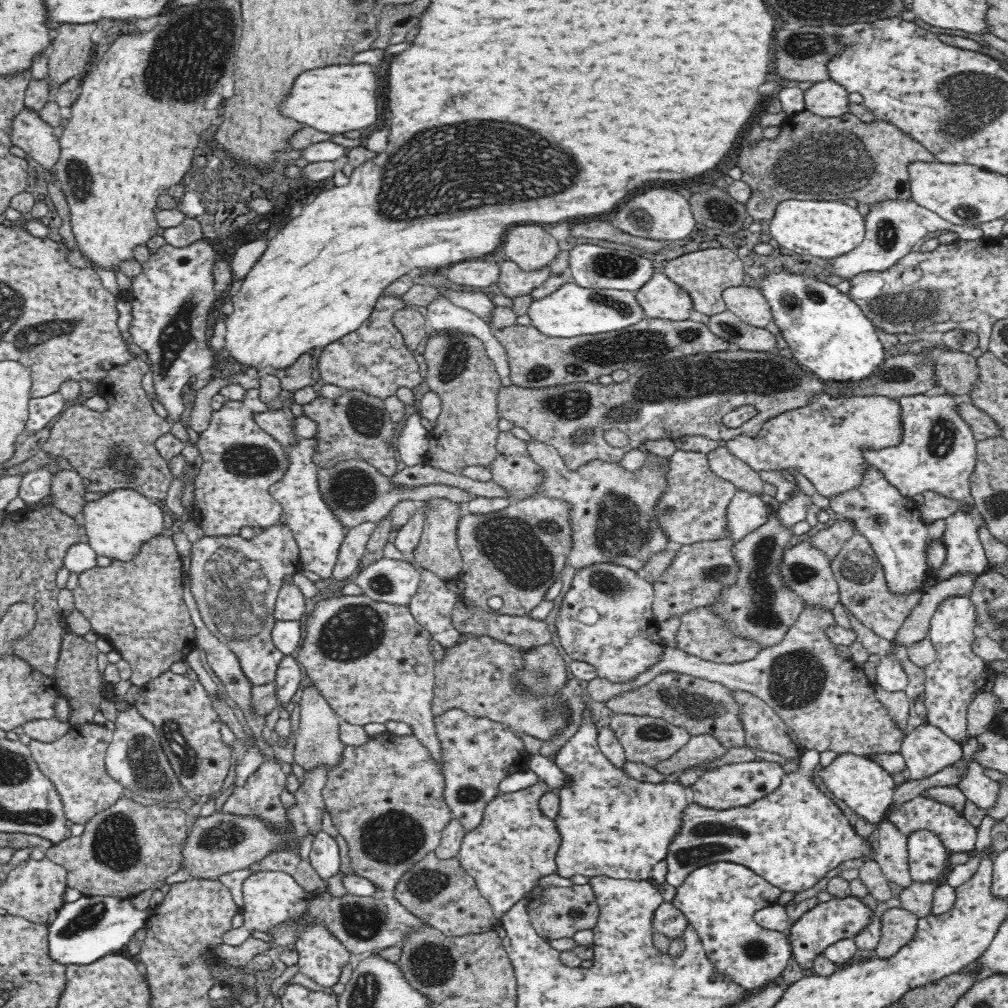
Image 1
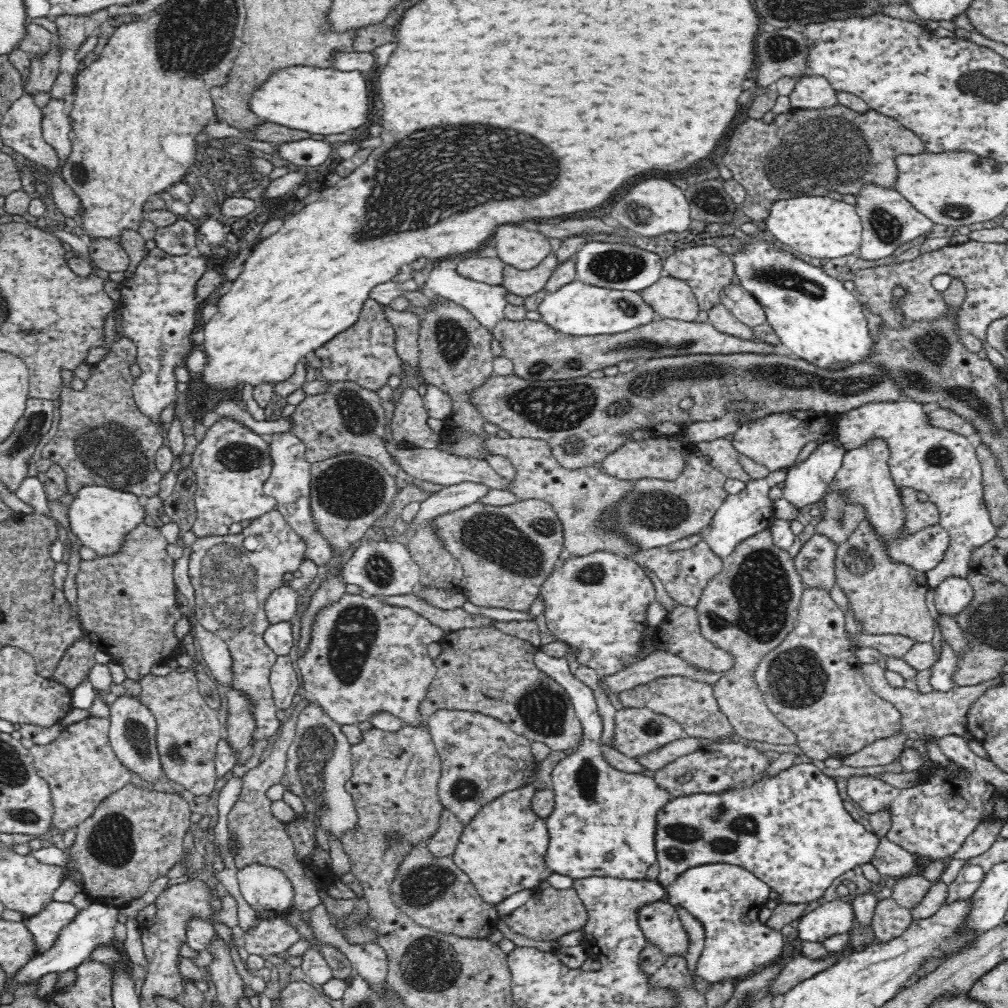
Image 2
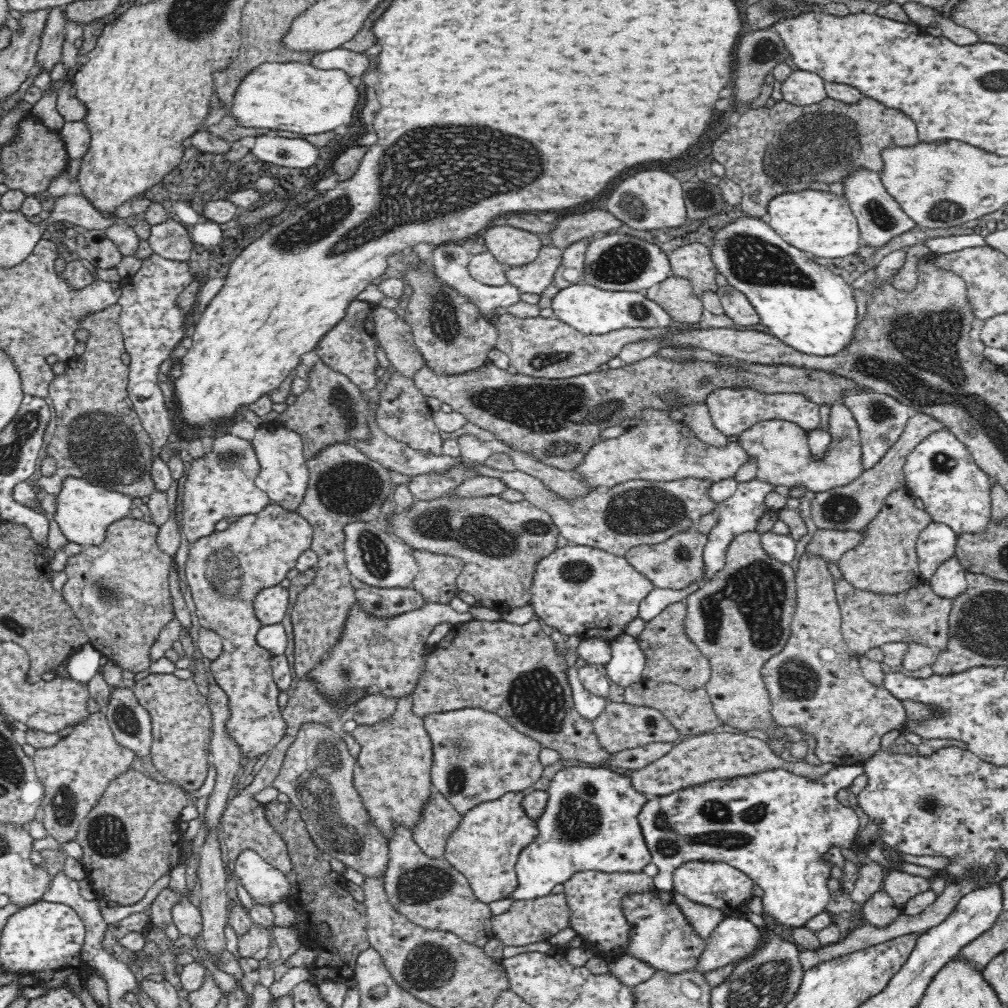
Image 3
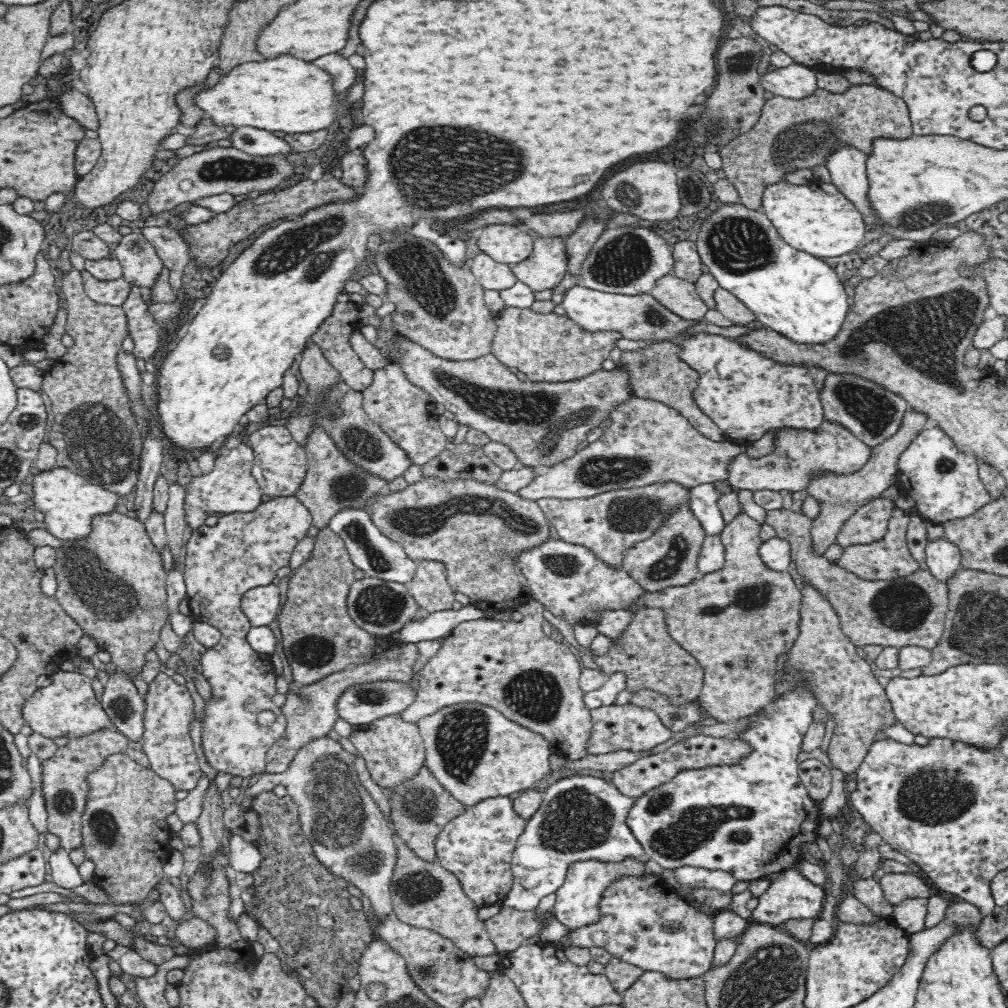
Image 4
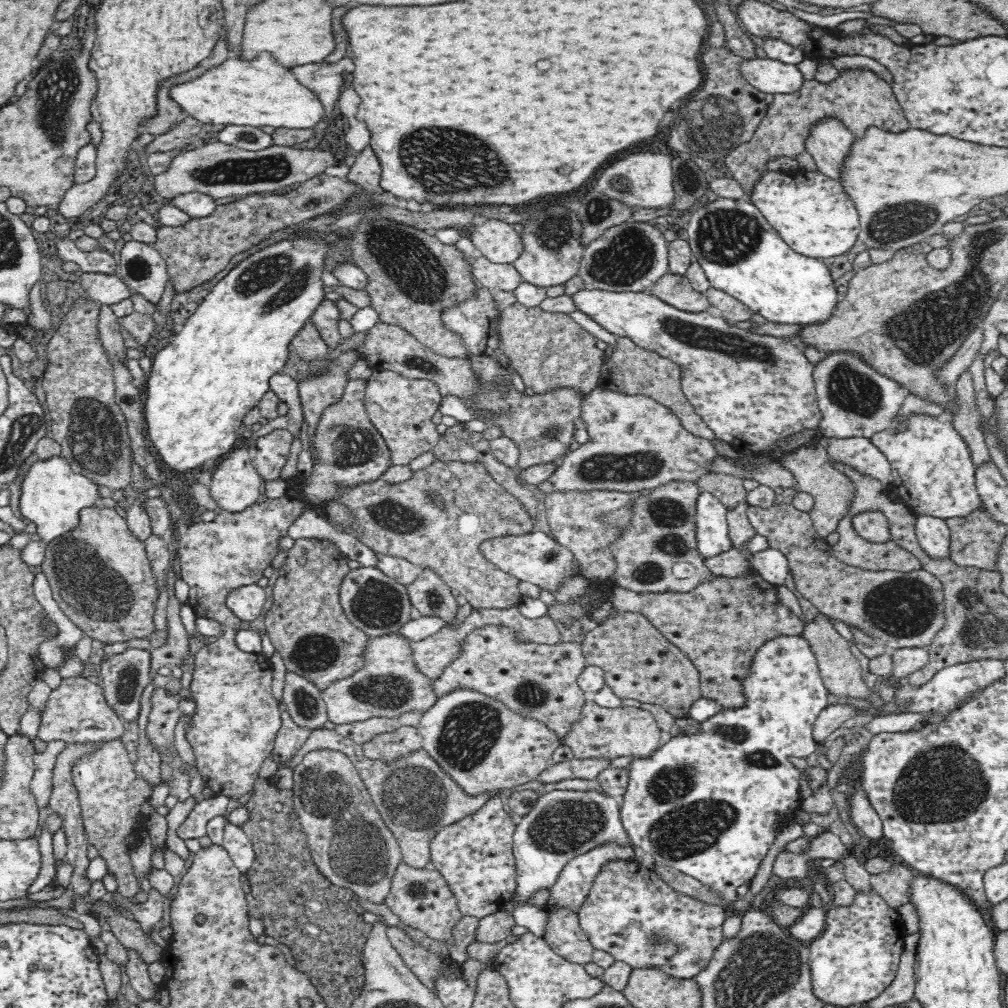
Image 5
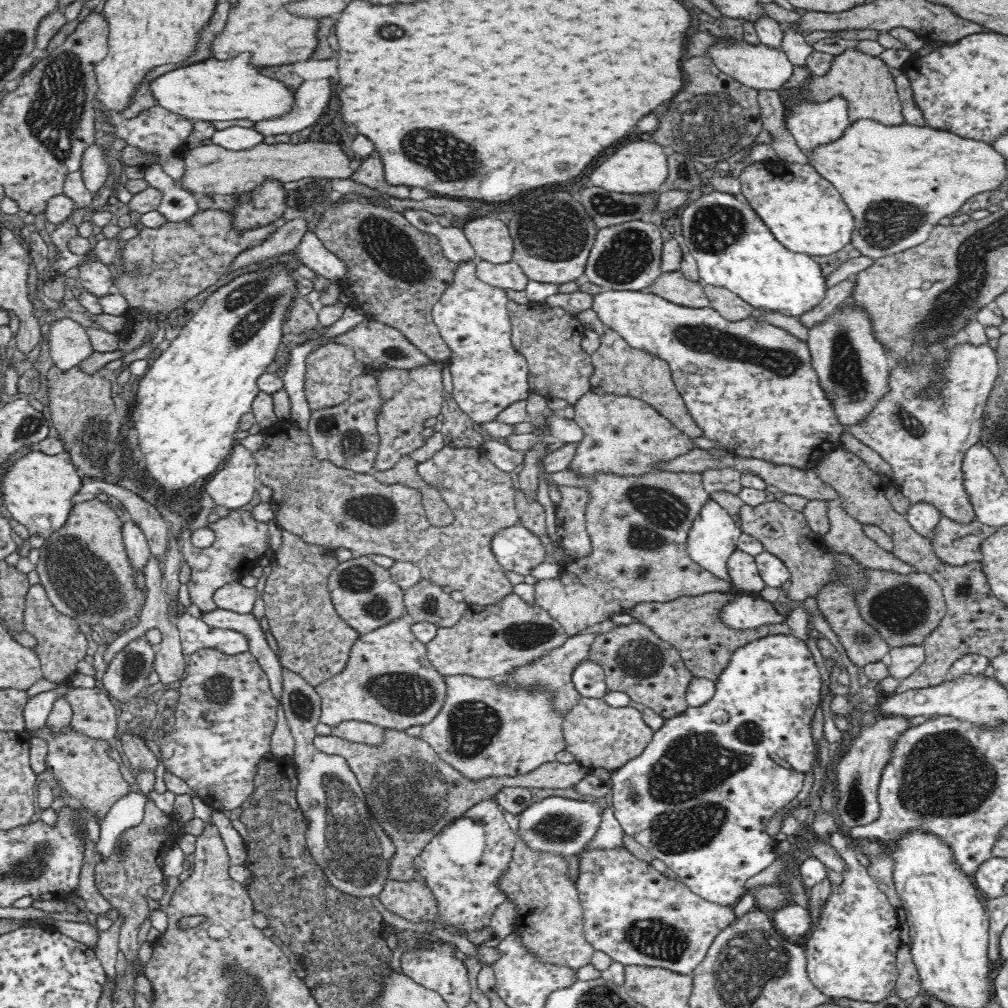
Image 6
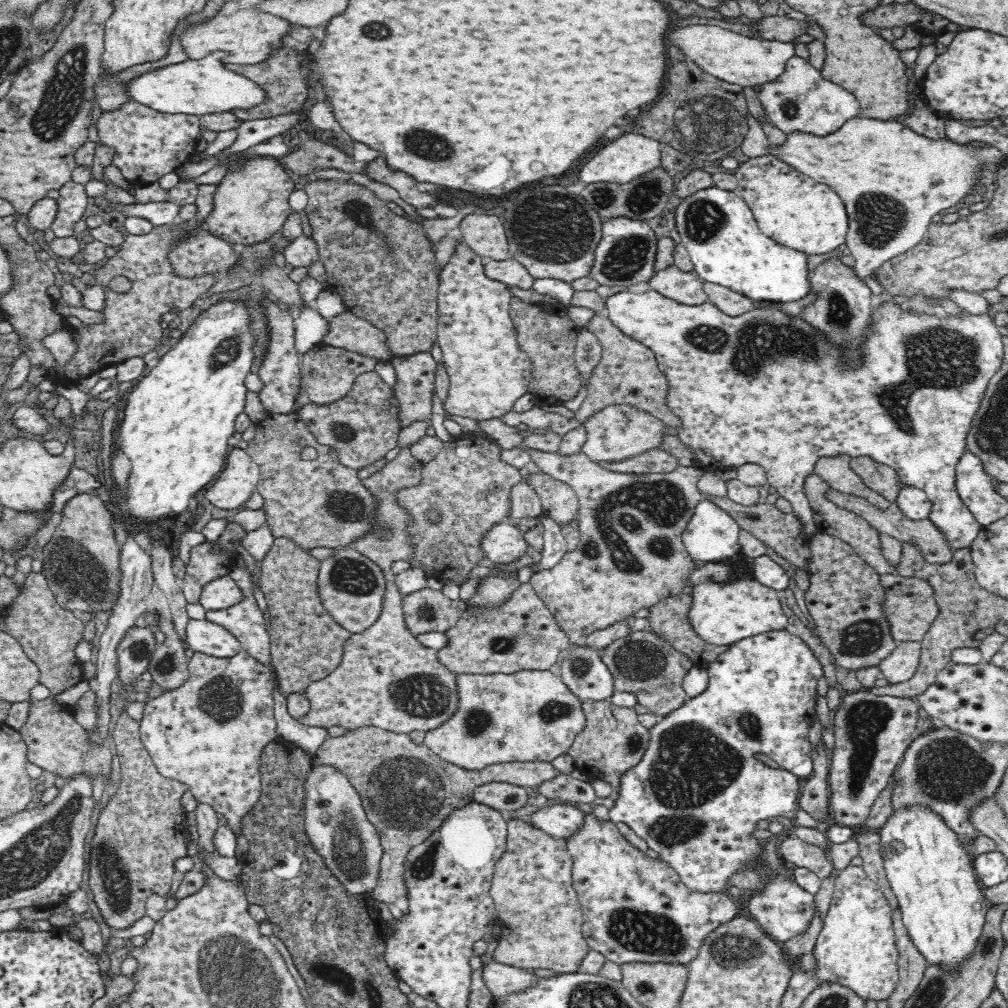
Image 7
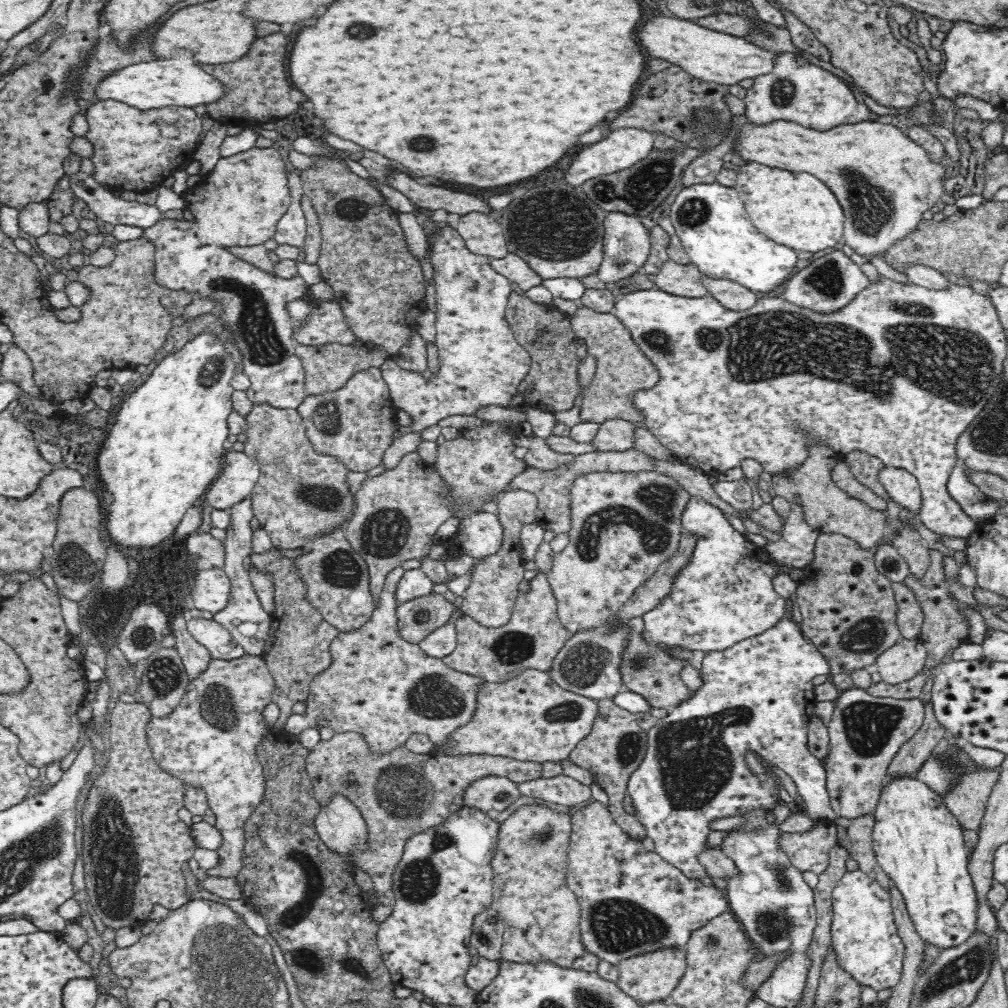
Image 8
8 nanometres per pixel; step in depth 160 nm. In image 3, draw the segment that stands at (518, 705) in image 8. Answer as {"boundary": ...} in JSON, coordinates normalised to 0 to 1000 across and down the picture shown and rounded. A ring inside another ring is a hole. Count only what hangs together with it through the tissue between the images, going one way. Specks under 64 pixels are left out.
{"boundary":[[[456,702],[429,707],[420,712],[420,719],[429,735],[429,778],[457,809],[463,808],[473,798],[492,794],[505,786],[522,784],[538,770],[541,760],[535,753],[537,738],[506,720],[503,714],[490,706],[478,702]]]}

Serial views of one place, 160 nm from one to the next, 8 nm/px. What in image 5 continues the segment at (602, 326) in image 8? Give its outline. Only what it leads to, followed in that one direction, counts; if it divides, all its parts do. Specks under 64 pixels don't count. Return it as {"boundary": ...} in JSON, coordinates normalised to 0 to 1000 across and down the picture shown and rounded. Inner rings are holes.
{"boundary":[[[611,334],[611,342],[607,350],[599,355],[594,381],[596,386],[646,394],[670,410],[670,413],[678,421],[678,425],[688,433],[704,438],[709,436],[709,430],[689,409],[676,386],[674,361],[656,354],[649,348],[633,344],[623,334]]]}

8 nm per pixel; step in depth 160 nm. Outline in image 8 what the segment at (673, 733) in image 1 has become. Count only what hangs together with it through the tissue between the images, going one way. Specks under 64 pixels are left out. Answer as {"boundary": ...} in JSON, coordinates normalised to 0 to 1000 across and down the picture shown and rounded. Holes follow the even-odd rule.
{"boundary":[[[609,692],[597,693],[592,697],[594,707],[589,713],[586,727],[569,741],[564,753],[569,758],[584,764],[588,768],[588,776],[599,783],[603,789],[602,803],[611,817],[614,817],[615,821],[627,831],[636,833],[642,828],[642,823],[631,810],[621,806],[619,792],[624,789],[622,778],[625,769],[639,754],[642,745],[642,725],[634,719],[631,709],[615,702]]]}

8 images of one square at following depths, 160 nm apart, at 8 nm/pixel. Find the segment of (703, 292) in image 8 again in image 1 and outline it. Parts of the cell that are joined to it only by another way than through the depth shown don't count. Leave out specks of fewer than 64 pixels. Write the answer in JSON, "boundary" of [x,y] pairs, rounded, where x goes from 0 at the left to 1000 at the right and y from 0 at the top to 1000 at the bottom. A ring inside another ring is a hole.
{"boundary":[[[651,267],[633,288],[630,297],[645,316],[678,318],[684,315],[687,299],[682,290]]]}

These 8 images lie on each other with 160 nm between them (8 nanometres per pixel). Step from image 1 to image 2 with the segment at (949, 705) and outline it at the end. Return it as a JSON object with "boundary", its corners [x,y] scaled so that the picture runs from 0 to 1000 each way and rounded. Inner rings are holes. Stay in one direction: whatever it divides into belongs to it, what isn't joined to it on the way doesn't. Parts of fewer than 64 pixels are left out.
{"boundary":[[[940,573],[927,585],[927,597],[932,611],[946,613],[962,601],[965,583],[959,574]],[[937,632],[933,635],[933,651],[923,663],[921,677],[929,687],[940,687],[949,682],[947,670],[953,663],[954,648],[948,646]]]}

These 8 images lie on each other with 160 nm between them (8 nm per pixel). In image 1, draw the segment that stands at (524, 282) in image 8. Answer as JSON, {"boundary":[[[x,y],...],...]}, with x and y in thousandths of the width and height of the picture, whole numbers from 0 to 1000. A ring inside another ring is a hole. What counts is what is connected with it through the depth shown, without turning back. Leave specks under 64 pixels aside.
{"boundary":[[[482,256],[467,257],[448,263],[442,268],[442,274],[446,280],[460,286],[484,286],[494,278],[495,261]]]}

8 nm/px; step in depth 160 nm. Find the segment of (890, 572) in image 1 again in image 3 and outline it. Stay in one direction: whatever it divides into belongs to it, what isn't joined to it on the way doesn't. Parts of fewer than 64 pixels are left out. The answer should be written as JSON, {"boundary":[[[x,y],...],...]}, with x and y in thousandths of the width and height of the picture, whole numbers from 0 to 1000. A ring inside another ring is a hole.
{"boundary":[[[849,385],[845,386],[845,389],[839,389],[832,400],[843,407],[851,420],[857,467],[865,465],[878,452],[885,440],[893,436],[906,410],[904,405],[882,391],[869,390],[861,385]],[[925,518],[910,535],[910,554],[914,570],[922,575],[937,556],[947,551],[949,531],[936,519]]]}

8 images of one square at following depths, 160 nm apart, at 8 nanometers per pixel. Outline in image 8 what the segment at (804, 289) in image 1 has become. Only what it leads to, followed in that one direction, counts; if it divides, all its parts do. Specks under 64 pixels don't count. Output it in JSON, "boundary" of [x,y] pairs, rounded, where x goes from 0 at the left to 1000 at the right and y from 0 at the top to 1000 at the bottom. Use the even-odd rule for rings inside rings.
{"boundary":[[[713,182],[679,186],[670,194],[664,214],[683,256],[698,274],[727,278],[748,290],[764,290],[778,282],[790,264],[788,247],[764,238],[746,222],[727,186]]]}

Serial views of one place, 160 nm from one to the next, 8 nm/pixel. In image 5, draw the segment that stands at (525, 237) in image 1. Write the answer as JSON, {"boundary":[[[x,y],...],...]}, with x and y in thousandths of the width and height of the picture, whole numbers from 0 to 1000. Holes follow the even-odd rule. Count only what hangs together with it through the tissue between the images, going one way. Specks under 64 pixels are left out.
{"boundary":[[[493,217],[466,226],[463,233],[471,246],[490,262],[509,261],[518,250],[518,237],[507,222]]]}

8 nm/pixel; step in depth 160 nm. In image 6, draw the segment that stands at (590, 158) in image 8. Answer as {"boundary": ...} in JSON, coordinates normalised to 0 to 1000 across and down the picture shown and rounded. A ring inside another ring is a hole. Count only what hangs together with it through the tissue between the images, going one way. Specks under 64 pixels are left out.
{"boundary":[[[641,139],[623,141],[621,145],[613,147],[607,155],[603,155],[599,161],[595,161],[587,173],[585,181],[587,185],[595,185],[607,190],[626,192],[643,192],[643,190],[657,190],[663,175],[663,158],[657,150],[657,144],[645,143]]]}

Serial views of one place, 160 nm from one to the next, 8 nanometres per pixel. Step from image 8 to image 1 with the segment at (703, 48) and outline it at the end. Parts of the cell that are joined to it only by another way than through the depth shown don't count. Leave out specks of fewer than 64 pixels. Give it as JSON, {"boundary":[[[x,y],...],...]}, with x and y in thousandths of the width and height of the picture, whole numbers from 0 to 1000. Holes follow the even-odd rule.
{"boundary":[[[827,79],[808,82],[798,90],[800,108],[817,117],[831,117],[843,112],[841,90]]]}

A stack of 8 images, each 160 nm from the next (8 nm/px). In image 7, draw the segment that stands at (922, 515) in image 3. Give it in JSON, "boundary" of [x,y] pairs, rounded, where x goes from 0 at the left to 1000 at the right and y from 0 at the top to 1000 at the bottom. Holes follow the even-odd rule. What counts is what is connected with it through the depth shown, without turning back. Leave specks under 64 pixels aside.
{"boundary":[[[808,467],[800,472],[800,476],[798,476],[797,487],[806,502],[806,514],[809,517],[809,522],[814,529],[827,532],[843,540],[852,552],[863,560],[865,563],[869,564],[873,570],[890,569],[887,563],[885,563],[885,561],[877,555],[877,551],[875,551],[875,547],[873,546],[873,528],[870,525],[867,525],[861,518],[857,517],[854,512],[851,512],[838,504],[832,504],[830,500],[821,496],[820,490],[824,486],[824,482],[819,480],[819,477],[815,476]]]}

